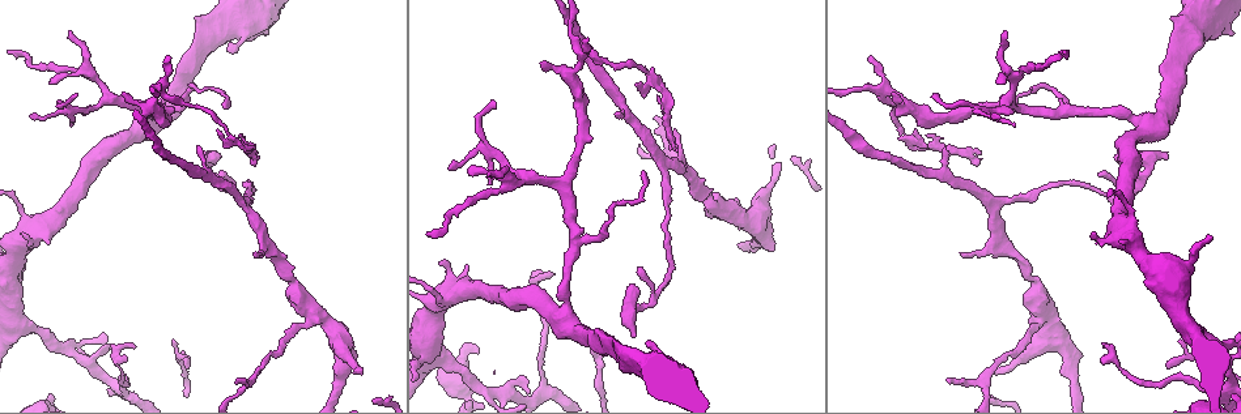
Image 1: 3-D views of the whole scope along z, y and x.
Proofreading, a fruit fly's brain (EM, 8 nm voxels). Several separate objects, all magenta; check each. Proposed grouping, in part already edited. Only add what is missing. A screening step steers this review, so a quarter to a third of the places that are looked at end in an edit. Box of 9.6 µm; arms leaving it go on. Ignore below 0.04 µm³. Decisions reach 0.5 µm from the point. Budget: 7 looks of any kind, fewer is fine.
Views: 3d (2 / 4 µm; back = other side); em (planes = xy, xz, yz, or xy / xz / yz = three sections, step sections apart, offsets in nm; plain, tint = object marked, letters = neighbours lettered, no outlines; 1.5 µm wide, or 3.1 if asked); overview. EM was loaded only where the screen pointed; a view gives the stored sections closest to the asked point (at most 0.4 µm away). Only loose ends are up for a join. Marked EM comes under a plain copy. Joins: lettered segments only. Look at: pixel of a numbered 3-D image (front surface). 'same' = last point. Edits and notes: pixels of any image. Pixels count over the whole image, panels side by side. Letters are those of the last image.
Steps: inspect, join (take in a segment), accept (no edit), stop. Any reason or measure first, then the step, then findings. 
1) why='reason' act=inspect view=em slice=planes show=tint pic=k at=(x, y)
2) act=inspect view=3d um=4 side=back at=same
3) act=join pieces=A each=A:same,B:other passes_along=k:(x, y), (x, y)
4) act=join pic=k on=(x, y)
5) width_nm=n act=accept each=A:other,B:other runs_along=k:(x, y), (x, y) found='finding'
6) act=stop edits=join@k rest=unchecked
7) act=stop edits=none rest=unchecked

why='free end' act=inspect view=em slice=planes show=letters pic=1 at=(109, 344)

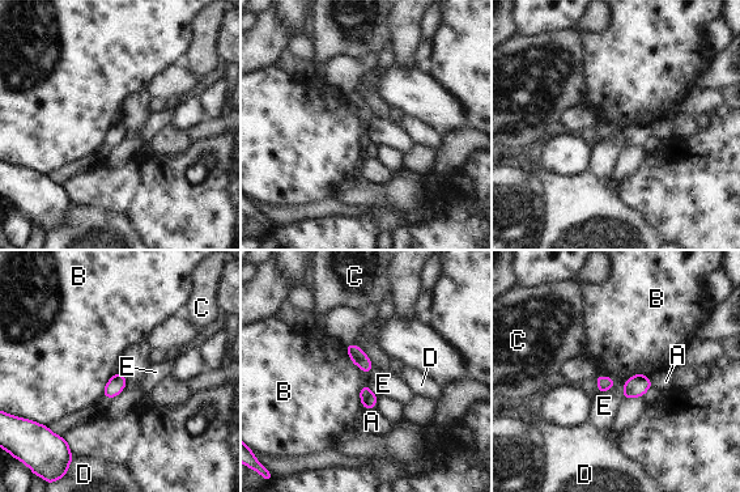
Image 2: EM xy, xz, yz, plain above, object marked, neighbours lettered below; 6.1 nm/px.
act=accept each=A:other,B:other,C:other,D:other,E:other border=2:(365, 384), (360, 391), (360, 403) found='no lettered segment goes on from it'

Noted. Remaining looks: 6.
why='long arm stops here' act=inspect view=em slice=xz step=4 show=letters pic=1 at=(135, 348)

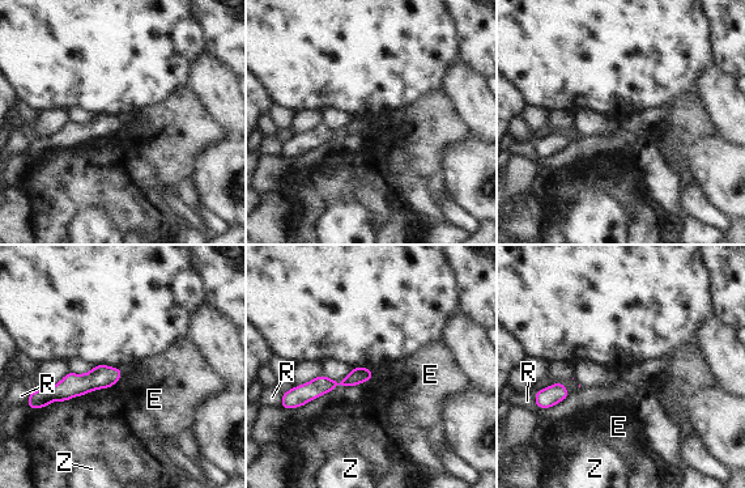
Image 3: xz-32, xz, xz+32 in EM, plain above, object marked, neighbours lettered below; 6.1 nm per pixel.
width_nm=100 act=accept each=E:other,R:other,Z:other found='none of them fits'

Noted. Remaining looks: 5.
why='thin end' act=inspect view=3d um=4 pic=1 at=(486, 176)

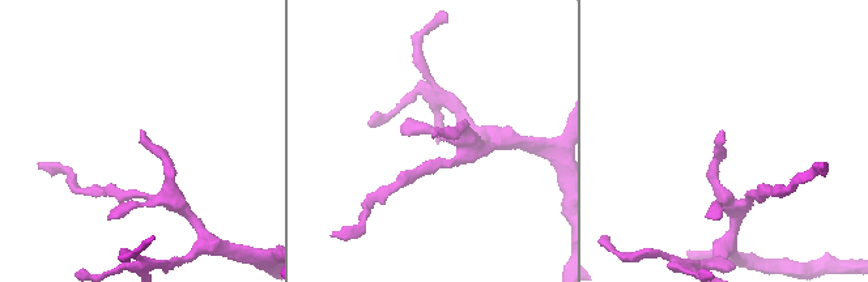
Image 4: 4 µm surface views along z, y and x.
act=inspect view=em slice=planes show=letters pic=4 at=(437, 135)

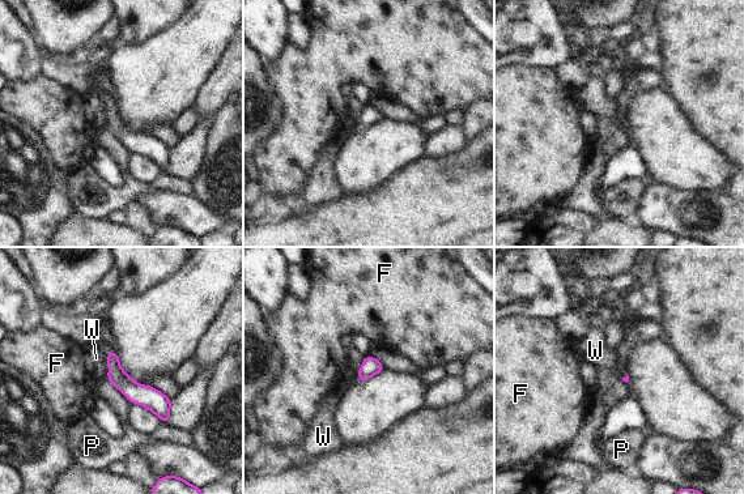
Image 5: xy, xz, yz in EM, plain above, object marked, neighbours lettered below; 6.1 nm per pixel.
longest_contact=W:160nm act=accept each=F:other,P:other,W:other runs_along=5:(111, 354), (115, 373), (165, 418) found='no lettered segment goes on from it'

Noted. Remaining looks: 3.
act=stop edits=none rest=unchecked

